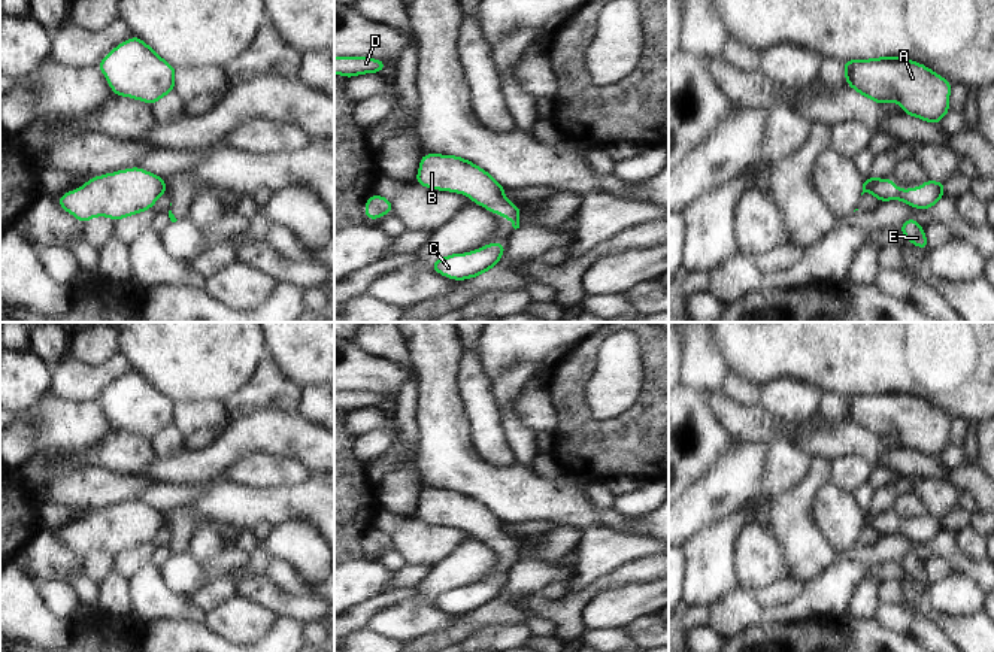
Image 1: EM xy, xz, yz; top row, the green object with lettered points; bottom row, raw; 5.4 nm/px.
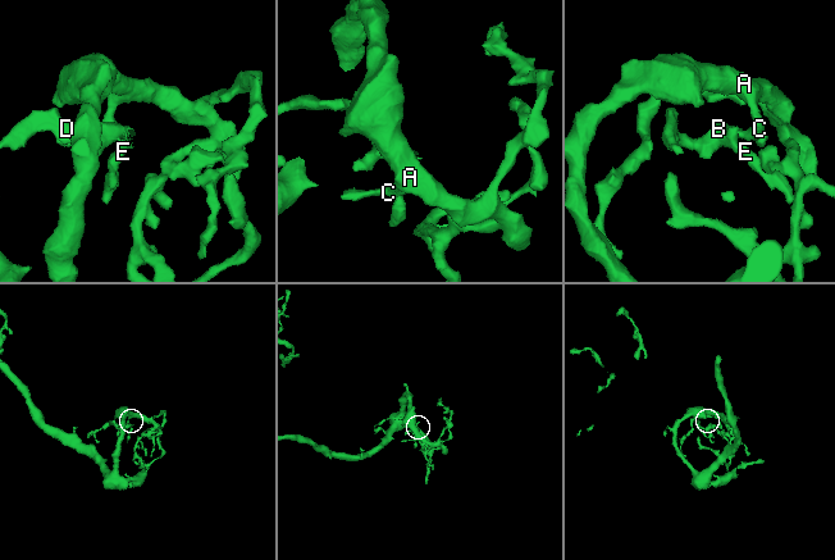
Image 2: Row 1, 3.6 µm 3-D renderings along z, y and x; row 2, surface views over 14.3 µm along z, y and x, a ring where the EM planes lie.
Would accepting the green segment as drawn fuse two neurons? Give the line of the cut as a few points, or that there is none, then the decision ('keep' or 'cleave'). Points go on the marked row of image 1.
xy (163, 182), (164, 191) | cleave

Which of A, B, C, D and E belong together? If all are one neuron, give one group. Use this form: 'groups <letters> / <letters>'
groups A B C D / E

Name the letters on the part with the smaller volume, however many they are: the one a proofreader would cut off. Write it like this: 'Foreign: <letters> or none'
Foreign: E.

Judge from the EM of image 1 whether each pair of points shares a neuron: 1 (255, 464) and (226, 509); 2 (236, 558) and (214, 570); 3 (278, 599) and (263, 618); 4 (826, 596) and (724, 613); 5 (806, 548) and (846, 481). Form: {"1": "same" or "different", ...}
{"1": "different", "2": "same", "3": "different", "4": "same", "5": "different"}

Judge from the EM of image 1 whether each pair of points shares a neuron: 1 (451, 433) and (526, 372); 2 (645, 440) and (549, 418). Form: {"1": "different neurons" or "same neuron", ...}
{"1": "different neurons", "2": "different neurons"}

